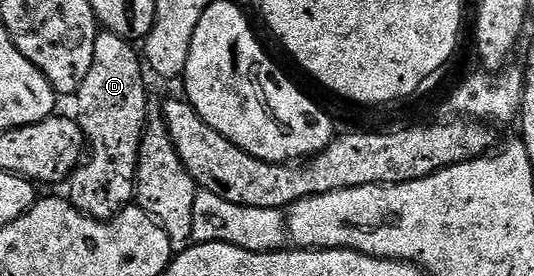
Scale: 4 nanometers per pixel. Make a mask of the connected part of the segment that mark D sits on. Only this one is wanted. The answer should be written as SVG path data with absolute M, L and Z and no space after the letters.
M100 30L93 45L93 65L81 81L81 89L75 92L74 114L83 131L86 158L76 167L75 172L65 181L65 198L82 215L104 221L119 214L135 198L135 171L139 168L139 141L145 134L149 123L147 115L147 83L143 80L145 63L137 50L136 44L129 39L117 37L117 33Z

